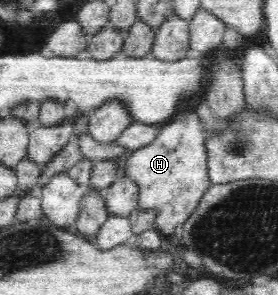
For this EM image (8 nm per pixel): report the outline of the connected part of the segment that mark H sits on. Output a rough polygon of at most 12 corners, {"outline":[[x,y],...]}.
{"outline":[[196,105],[134,150],[125,176],[168,238],[211,186]]}

